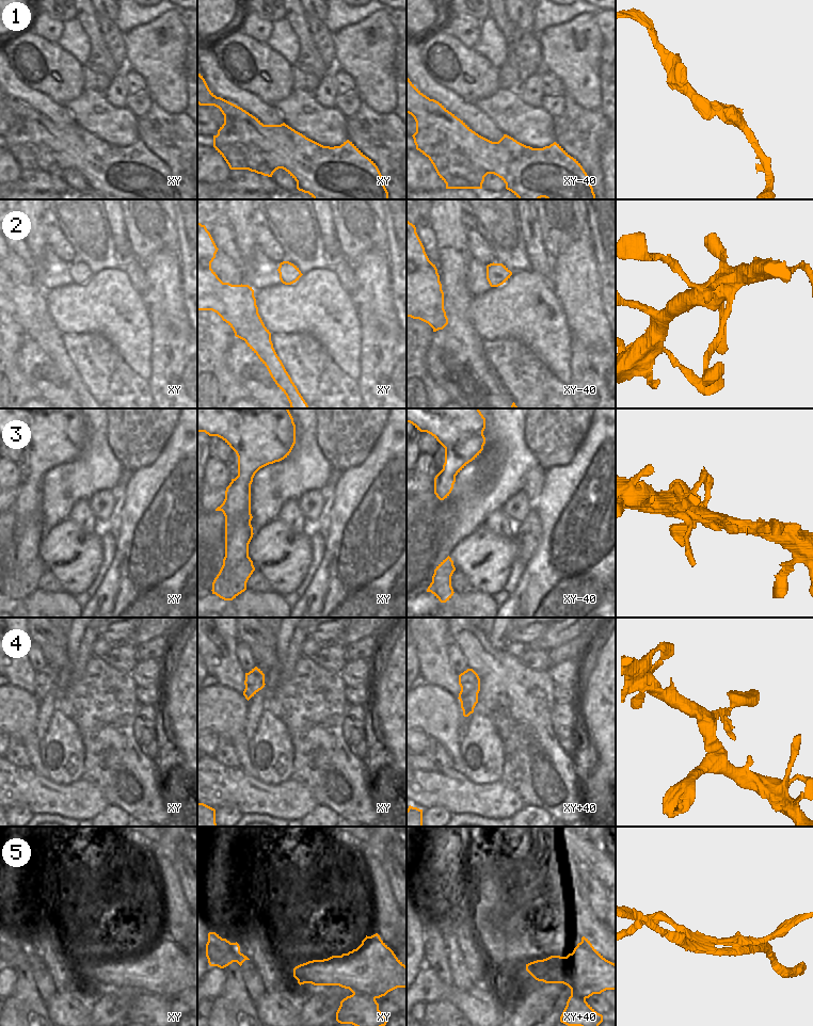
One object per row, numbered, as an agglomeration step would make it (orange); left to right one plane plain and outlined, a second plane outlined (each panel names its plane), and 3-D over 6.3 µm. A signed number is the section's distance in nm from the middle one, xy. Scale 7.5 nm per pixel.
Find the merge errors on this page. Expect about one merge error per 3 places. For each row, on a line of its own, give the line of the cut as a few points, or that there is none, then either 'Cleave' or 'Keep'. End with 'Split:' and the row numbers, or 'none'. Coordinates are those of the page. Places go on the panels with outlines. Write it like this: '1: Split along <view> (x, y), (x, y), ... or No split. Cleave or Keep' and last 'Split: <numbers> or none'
1: No split. Keep
2: No split. Keep
3: No split. Keep
4: No split. Keep
5: Split along xy (353, 993), (364, 993), (375, 999). Cleave
Split: 5.

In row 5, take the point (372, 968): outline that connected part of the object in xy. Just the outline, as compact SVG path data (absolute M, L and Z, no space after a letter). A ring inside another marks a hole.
M378 933L367 936L362 944L348 953L332 956L323 960L313 960L293 968L298 983L314 985L339 985L353 994L365 994L374 999L385 996L397 988L406 988L406 966L394 951L381 940Z

